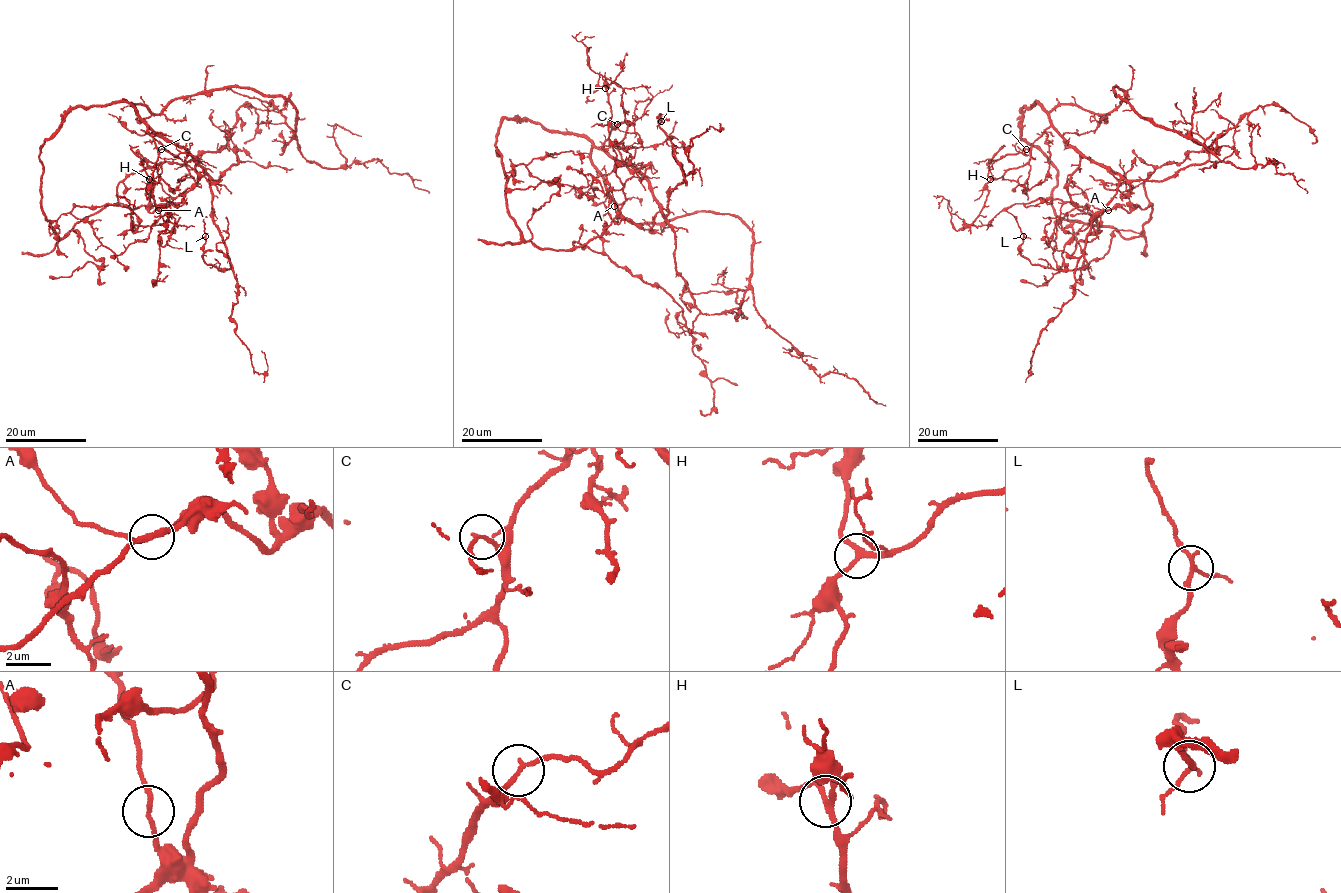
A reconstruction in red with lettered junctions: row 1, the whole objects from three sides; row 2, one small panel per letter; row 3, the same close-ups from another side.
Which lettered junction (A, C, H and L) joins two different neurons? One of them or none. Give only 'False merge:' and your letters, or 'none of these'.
False merge: none of these

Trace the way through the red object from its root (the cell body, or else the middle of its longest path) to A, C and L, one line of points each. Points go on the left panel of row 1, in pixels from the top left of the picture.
A: (180, 145), (195, 184), (169, 204), (176, 225), (168, 232), (159, 233), (169, 214), (158, 210)
C: (180, 145), (158, 137), (147, 127), (156, 147), (161, 149)
L: (180, 145), (210, 177), (211, 216), (229, 260), (228, 269), (220, 271), (204, 261), (205, 236)

